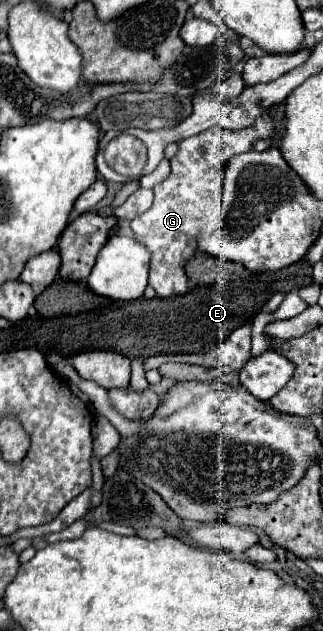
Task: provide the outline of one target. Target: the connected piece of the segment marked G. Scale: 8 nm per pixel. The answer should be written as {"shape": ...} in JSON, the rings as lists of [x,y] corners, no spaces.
{"shape":[[[269,111],[261,113],[255,121],[255,125],[249,125],[245,129],[221,129],[221,125],[215,125],[213,129],[201,131],[189,139],[183,139],[179,143],[179,153],[171,159],[171,175],[153,187],[155,201],[149,211],[135,217],[131,221],[131,229],[135,233],[137,243],[145,245],[151,251],[151,267],[149,267],[149,285],[155,289],[159,297],[173,297],[187,291],[187,275],[183,271],[189,257],[197,251],[197,235],[203,227],[203,209],[211,205],[213,201],[221,199],[223,193],[223,179],[225,179],[225,167],[231,157],[247,153],[253,149],[257,139],[271,139],[277,133],[277,125],[273,123],[273,117]]]}

